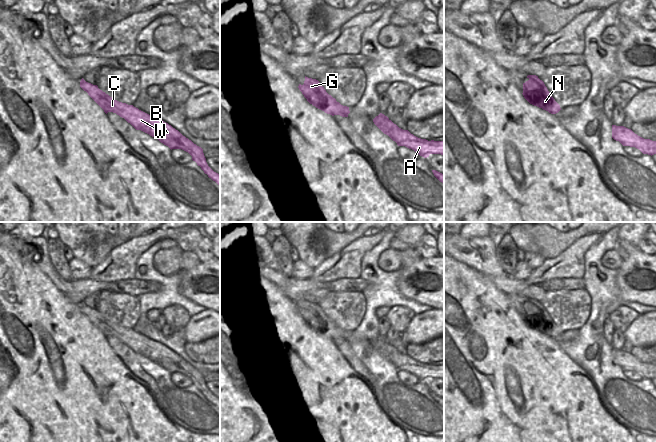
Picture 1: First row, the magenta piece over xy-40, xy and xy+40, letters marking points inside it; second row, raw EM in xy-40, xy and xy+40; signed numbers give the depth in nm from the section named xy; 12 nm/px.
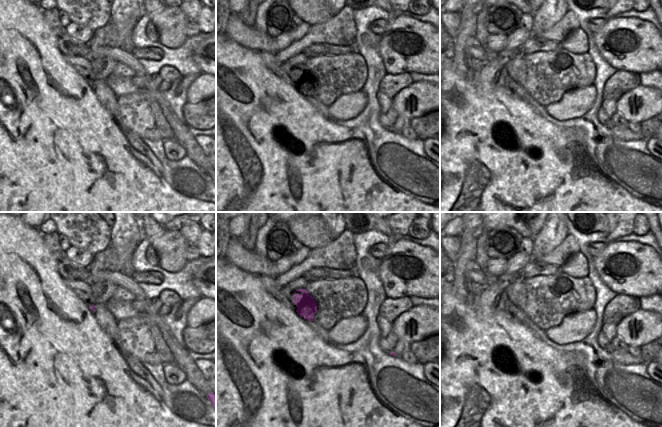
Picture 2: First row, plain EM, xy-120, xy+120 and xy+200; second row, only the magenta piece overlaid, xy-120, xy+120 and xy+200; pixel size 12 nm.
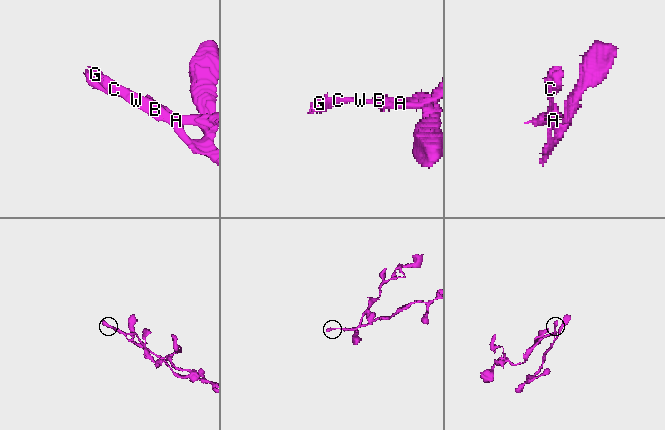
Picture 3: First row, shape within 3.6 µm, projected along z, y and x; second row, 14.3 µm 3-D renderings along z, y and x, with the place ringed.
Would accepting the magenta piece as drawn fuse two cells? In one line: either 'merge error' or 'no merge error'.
merge error

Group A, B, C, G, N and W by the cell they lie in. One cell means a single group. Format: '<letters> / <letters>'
A / B C G N W

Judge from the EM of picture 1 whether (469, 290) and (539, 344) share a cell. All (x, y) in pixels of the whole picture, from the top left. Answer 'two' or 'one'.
one

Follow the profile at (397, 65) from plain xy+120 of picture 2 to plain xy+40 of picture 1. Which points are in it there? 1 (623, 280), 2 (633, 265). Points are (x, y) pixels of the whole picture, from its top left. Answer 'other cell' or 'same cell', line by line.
1: same cell
2: same cell

